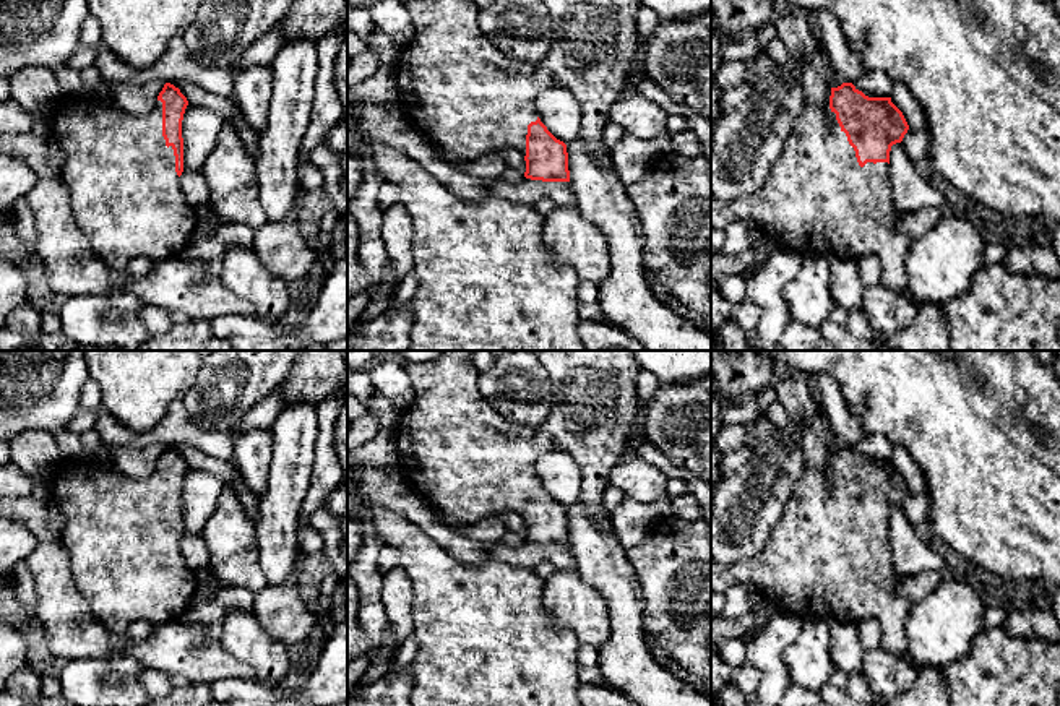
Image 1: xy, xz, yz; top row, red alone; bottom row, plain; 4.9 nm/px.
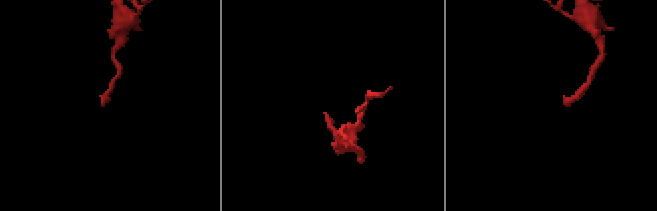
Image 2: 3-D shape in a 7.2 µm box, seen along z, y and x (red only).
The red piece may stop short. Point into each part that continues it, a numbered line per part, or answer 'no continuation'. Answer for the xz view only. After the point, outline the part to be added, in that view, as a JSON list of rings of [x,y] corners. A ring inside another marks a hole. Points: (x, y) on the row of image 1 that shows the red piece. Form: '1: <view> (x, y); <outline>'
1: xz (469, 99); [[[404,0],[414,23],[412,42],[401,49],[394,67],[399,107],[438,148],[445,162],[469,162],[498,148],[518,149],[526,156],[528,125],[537,120],[536,97],[549,88],[568,89],[580,102],[581,130],[575,143],[567,144],[570,183],[576,208],[605,239],[610,261],[609,276],[597,284],[605,321],[630,333],[646,351],[711,351],[711,334],[698,318],[664,305],[649,289],[644,268],[644,232],[625,183],[610,169],[610,149],[602,133],[612,105],[622,99],[640,63],[643,45],[636,29],[640,0],[542,0],[552,19],[552,44],[539,63],[526,63],[503,55],[479,28],[479,6],[472,0]]]

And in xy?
1: xy (125, 197); [[[62,94],[50,110],[50,131],[63,153],[60,179],[70,193],[70,213],[75,224],[89,240],[99,256],[120,284],[125,282],[128,263],[136,256],[162,261],[180,255],[192,239],[198,214],[187,203],[175,172],[172,146],[162,136],[162,102],[157,101],[144,117],[127,114],[115,104],[97,99]]]

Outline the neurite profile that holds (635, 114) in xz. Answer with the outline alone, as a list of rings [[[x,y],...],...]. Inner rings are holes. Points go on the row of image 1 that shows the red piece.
[[[640,94],[618,99],[609,112],[609,122],[640,140],[667,140],[667,118],[661,105]]]

